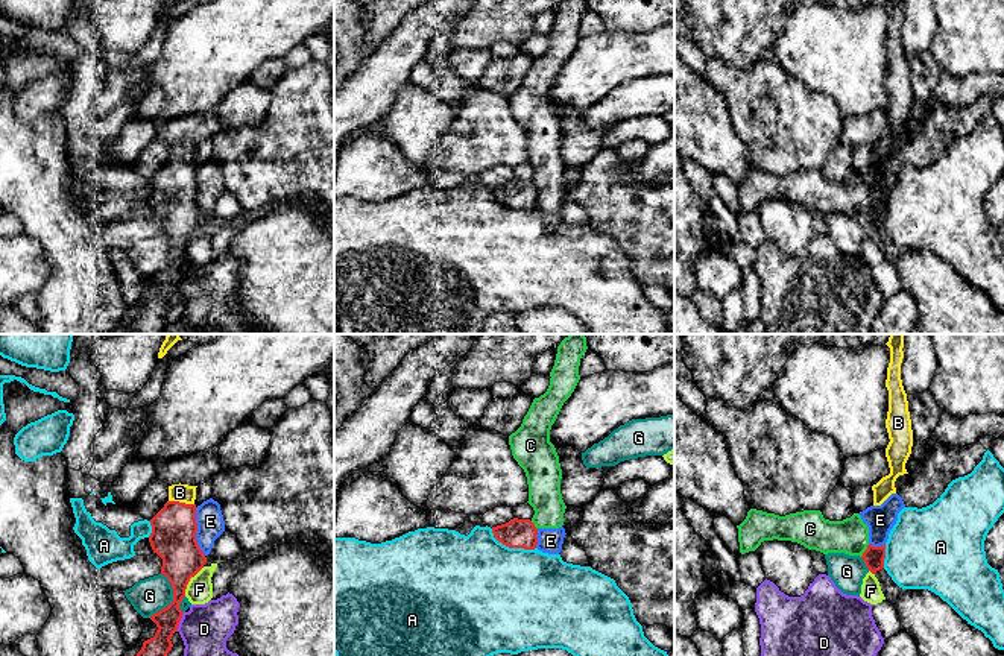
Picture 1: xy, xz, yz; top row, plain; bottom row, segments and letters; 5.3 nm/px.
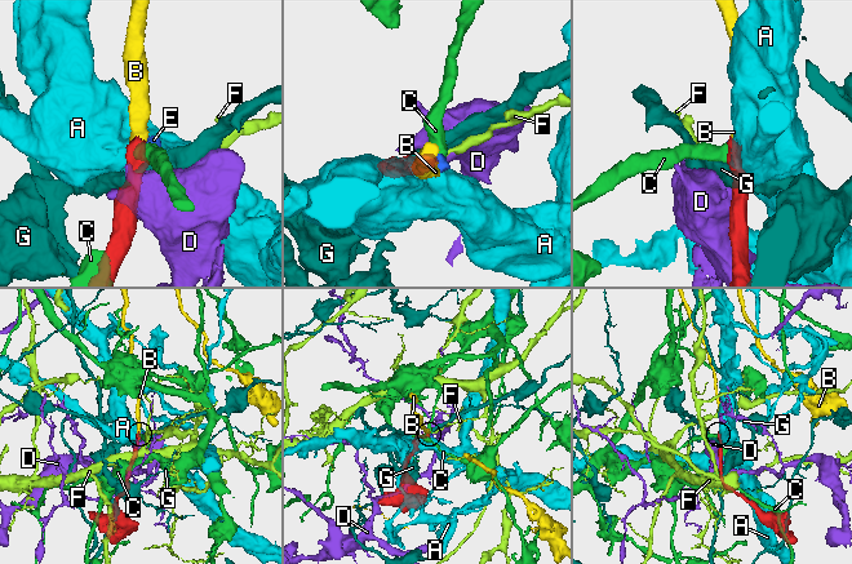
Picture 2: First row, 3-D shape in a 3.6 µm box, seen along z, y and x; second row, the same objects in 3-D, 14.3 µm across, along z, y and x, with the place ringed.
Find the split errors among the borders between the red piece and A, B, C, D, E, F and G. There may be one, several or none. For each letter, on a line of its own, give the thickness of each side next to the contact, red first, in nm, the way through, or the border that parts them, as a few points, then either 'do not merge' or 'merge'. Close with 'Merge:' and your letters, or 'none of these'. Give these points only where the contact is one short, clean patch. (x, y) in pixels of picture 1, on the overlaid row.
A: calibres 160 and 500 nm; border xz (491, 529), (492, 535), (509, 547), (535, 548); do not merge
B: calibres 240 and 100 nm; way xy (173, 529), (181, 503), (179, 492); merge
C: calibres 110 and 190 nm; border yz (869, 544), (860, 556); do not merge
D: calibres 130 and 260 nm; border xy (184, 612), (176, 630); do not merge
E: calibres 240 and 140 nm; border xy (196, 507), (196, 544), (205, 555); do not merge
F: calibres 240 and 140 nm; border xy (204, 567), (190, 579), (184, 596); do not merge
G: calibres 220 and 190 nm; border xy (161, 573), (172, 588), (172, 600), (149, 617); do not merge
Merge: B

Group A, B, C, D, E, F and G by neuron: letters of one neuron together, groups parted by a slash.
A / B / C E / D / F / G

